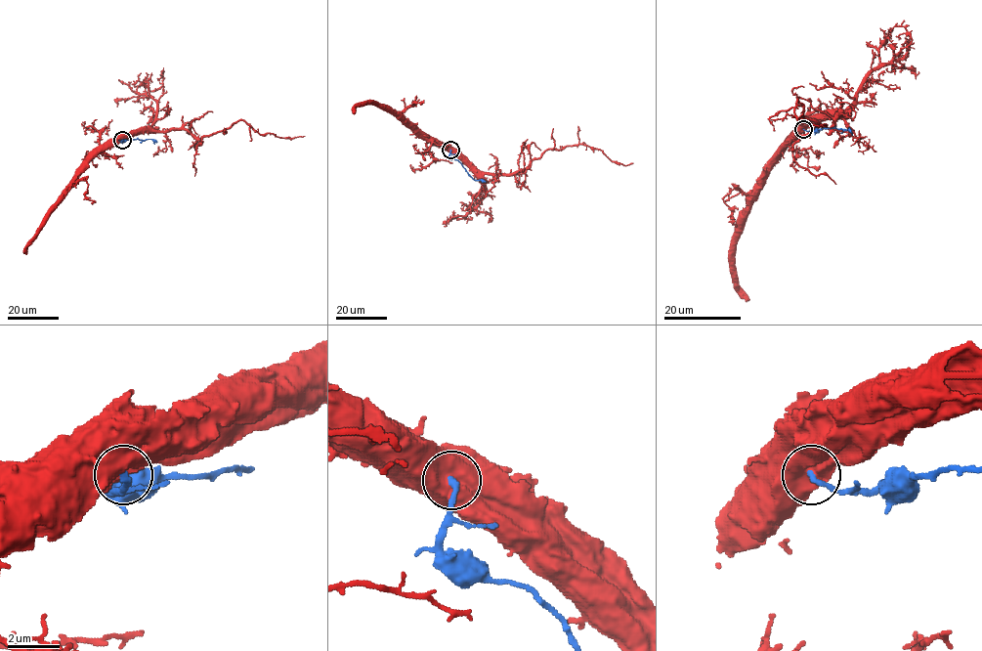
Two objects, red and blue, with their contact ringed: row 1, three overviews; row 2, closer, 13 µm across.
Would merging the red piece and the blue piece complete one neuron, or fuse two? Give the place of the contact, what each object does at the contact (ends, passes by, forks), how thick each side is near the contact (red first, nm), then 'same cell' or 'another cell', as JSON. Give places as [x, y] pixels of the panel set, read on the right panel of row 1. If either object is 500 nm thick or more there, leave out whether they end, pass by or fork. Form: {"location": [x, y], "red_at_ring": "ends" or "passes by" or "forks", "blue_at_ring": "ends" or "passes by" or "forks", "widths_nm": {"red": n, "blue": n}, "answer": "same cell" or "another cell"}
{"location": [803, 129], "widths_nm": {"red": 800, "blue": 220}, "answer": "another cell"}

